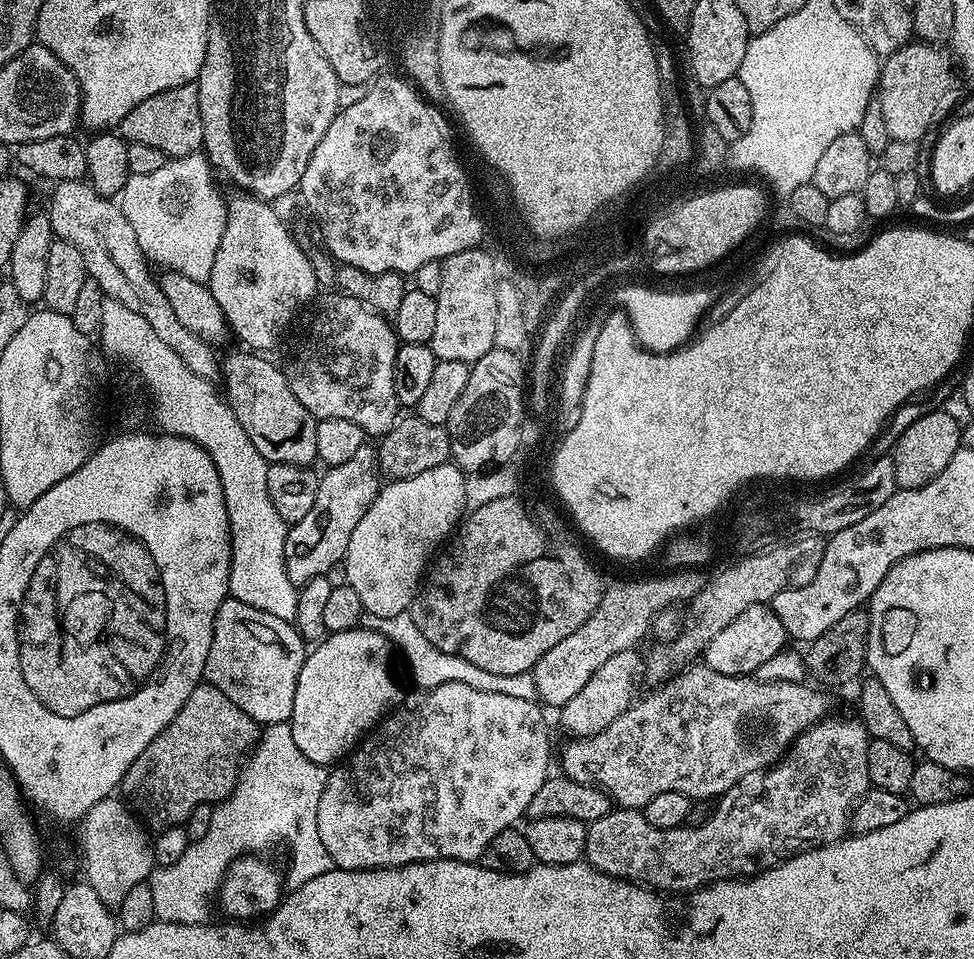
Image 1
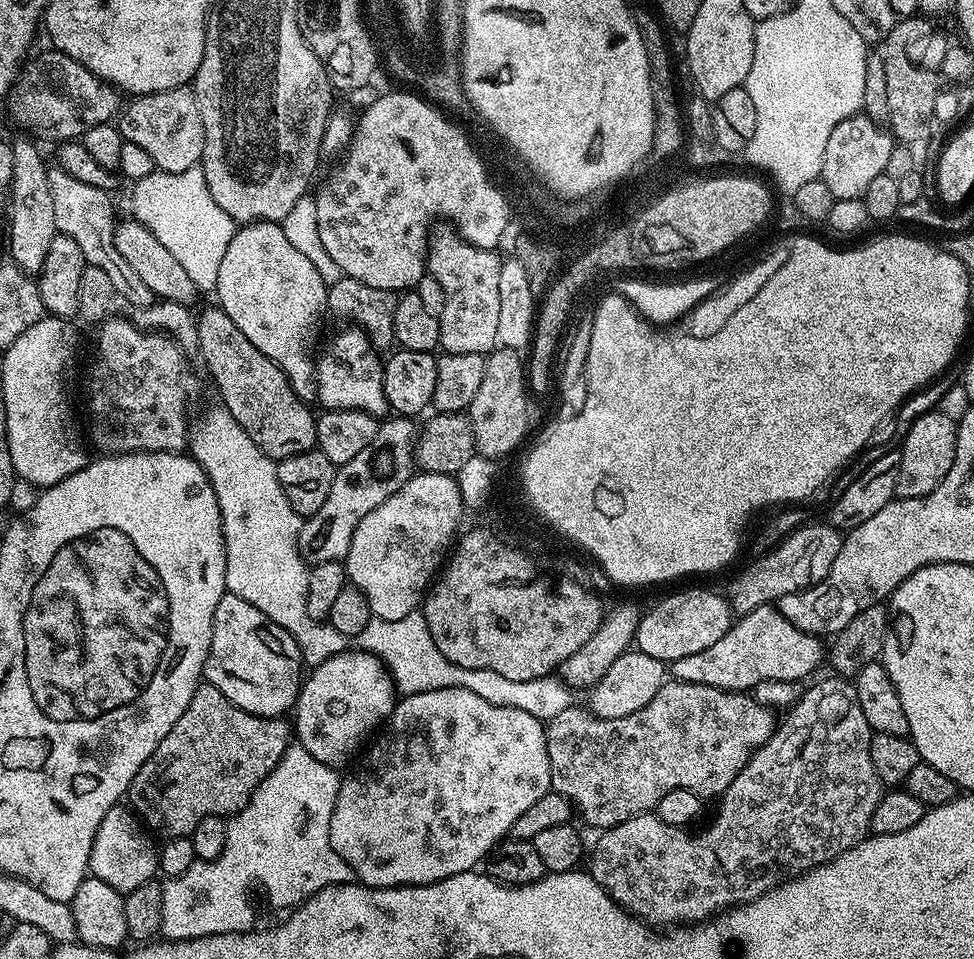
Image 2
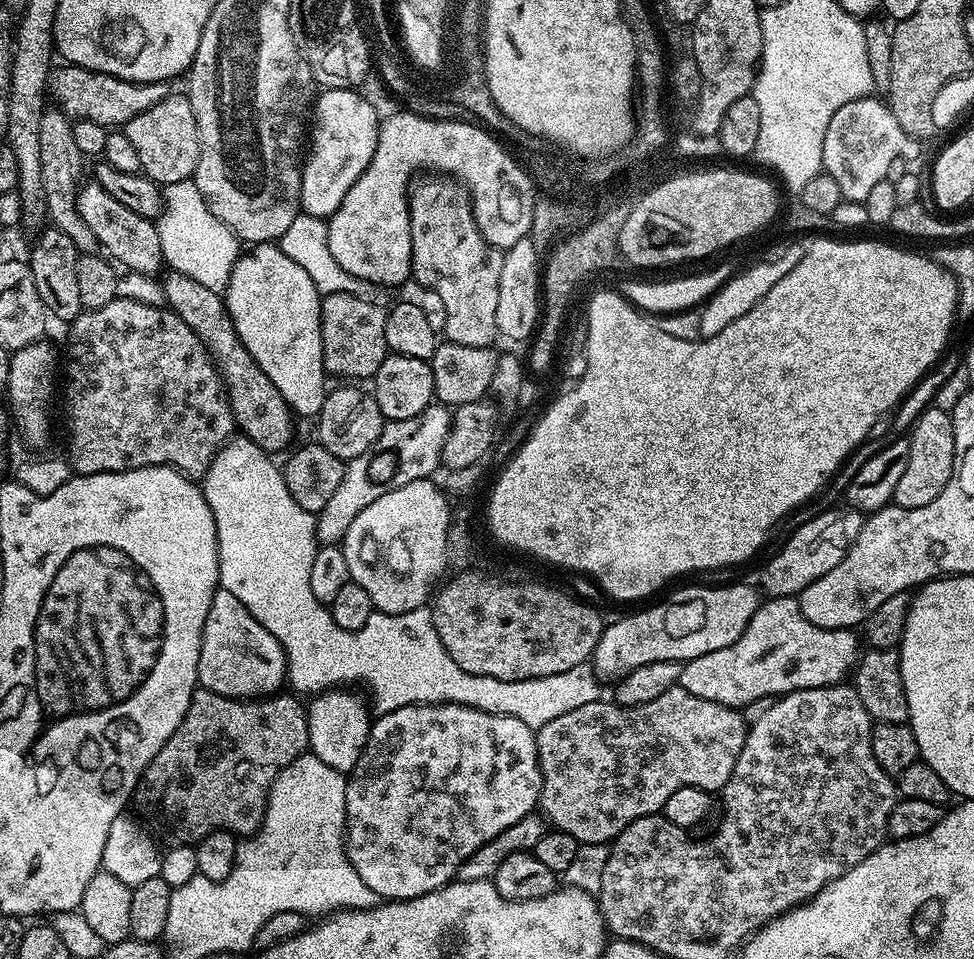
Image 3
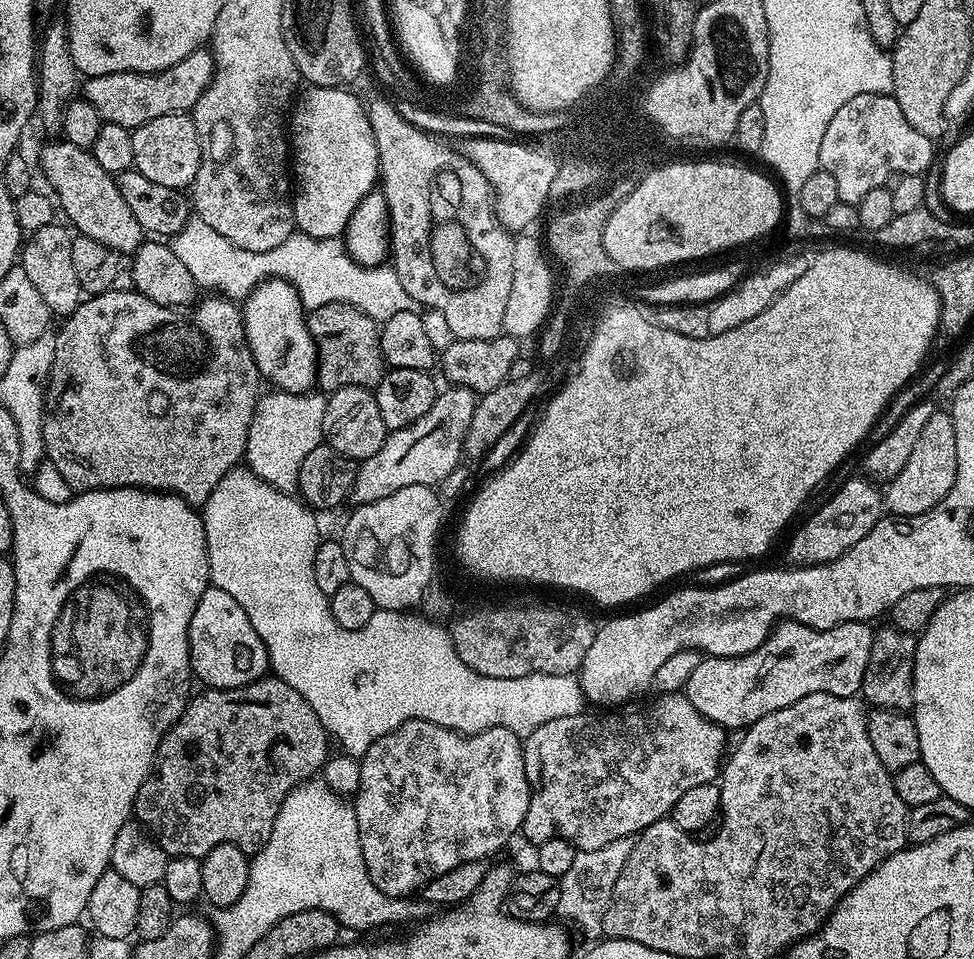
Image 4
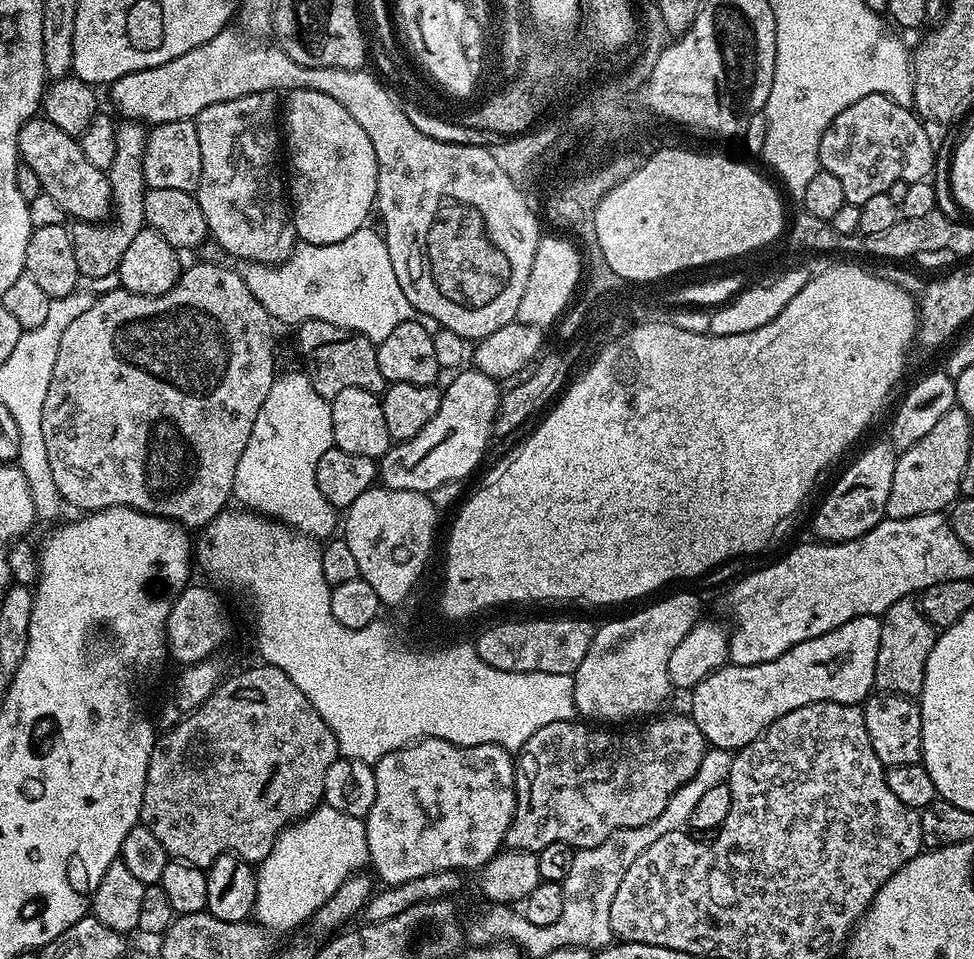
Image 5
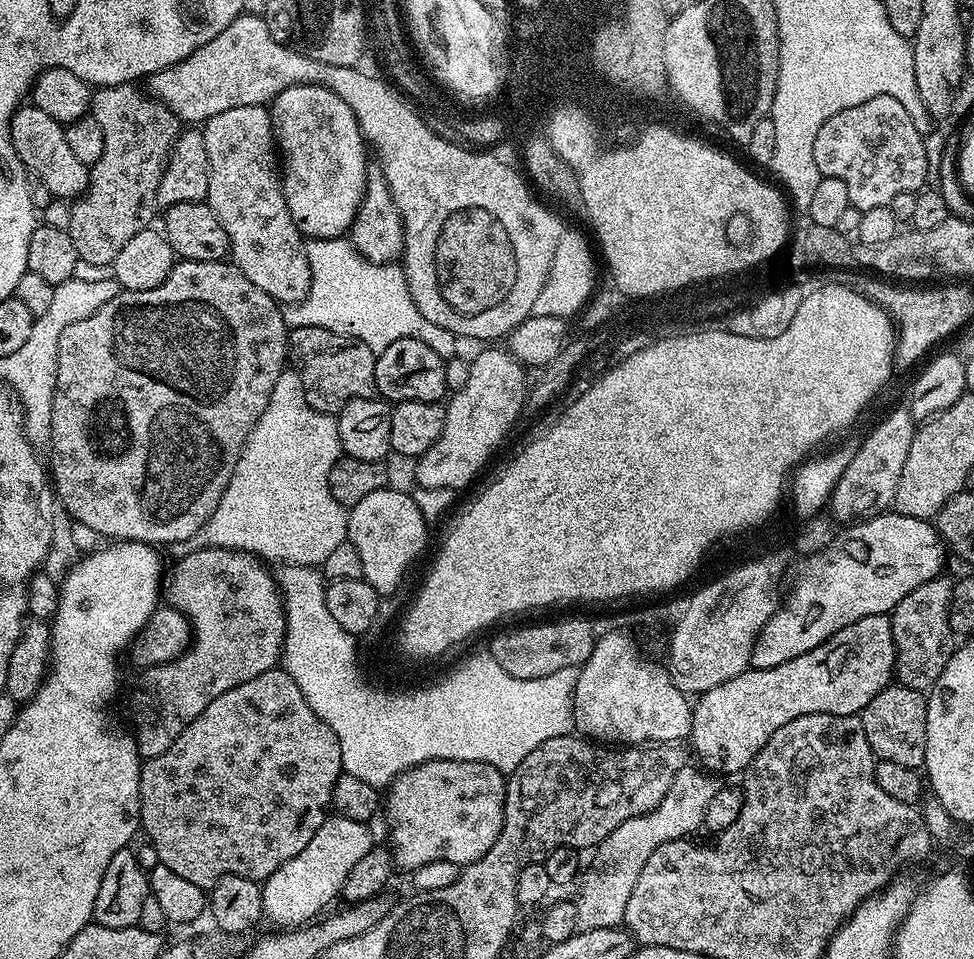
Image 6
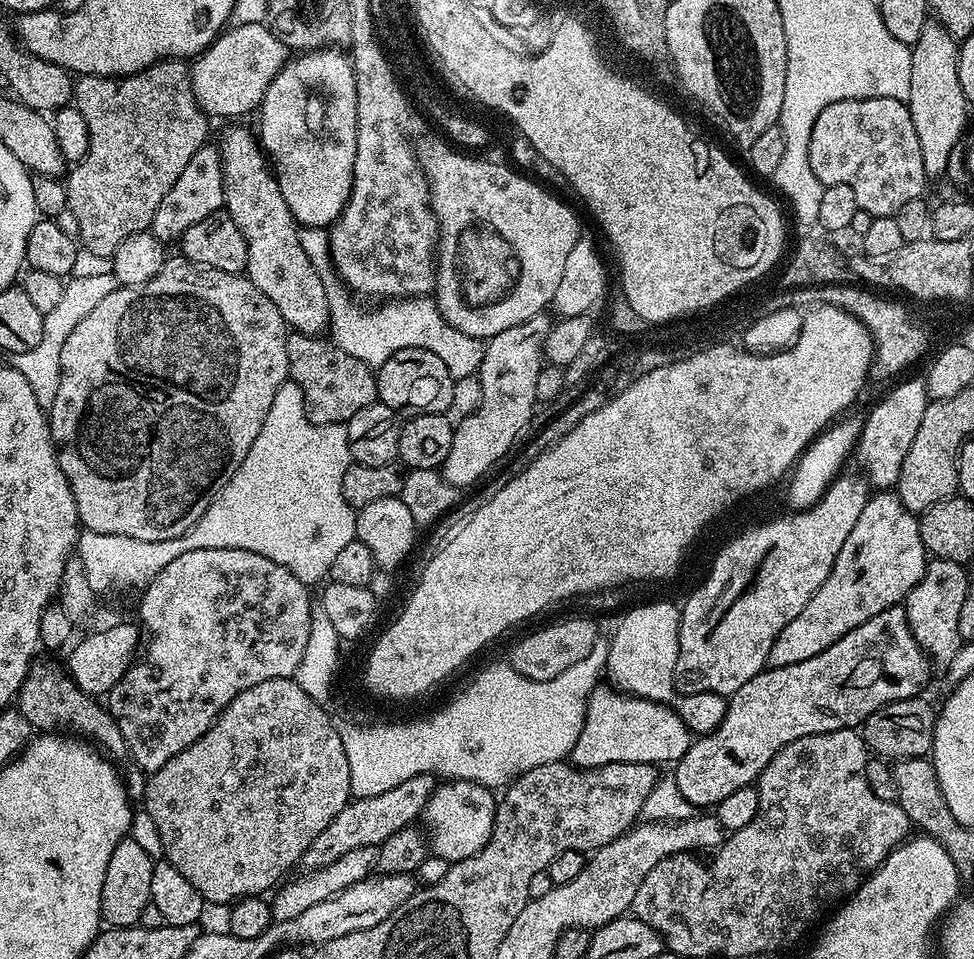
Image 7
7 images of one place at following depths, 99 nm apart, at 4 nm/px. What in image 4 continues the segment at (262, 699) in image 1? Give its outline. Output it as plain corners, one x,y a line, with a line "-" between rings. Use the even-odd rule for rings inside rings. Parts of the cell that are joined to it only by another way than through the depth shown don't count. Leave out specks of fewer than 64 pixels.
211,586
198,598
194,614
190,614
188,627
188,653
192,663
192,674
208,688
237,688
259,680
269,671
268,651
258,638
258,630
250,626
246,610
226,594

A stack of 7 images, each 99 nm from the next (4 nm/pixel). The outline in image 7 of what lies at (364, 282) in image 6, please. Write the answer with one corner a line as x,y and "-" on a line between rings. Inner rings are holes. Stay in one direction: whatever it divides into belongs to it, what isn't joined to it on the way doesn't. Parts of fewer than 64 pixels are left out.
312,228
312,240
306,247
310,262
318,270
324,280
324,287
328,290
328,328
337,348
346,350
346,354
358,358
373,370
379,370
386,358
398,354
398,350
421,348
430,350
430,354
438,354
438,358
446,362
446,370
450,370
454,378
476,376
479,373
484,357
484,344
470,334
462,334
462,330
454,330
454,326
450,326
450,322
442,318
431,299
392,298
381,303
384,304
381,308
372,308
367,312
355,304
357,301
333,269
328,251
328,232

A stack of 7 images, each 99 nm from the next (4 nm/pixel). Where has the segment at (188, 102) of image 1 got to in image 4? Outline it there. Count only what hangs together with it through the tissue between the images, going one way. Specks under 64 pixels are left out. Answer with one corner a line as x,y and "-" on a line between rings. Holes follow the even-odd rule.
189,113
162,114
162,118
153,118
152,121
132,129
132,137
135,171
146,174
150,182
158,182
161,186
191,189
200,169
200,139

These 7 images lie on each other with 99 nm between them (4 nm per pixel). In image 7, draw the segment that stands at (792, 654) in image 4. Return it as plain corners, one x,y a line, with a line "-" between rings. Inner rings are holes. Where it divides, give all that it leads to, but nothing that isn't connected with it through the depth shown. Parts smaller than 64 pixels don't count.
897,606
895,608
882,610
882,614
878,614
866,622
862,622
862,626
858,626
854,630
850,630
850,634
838,638
838,642
826,646
826,650
822,650
822,654
814,654
814,658
806,658
806,662
768,666
754,678
750,678
750,682
746,682
746,686
742,686
742,688
735,692
727,701
724,709
724,717
720,725
717,726
716,731
693,739
690,750
686,750
686,754
681,760
675,761
674,773
678,788
685,798
697,809
707,809
704,808
707,804
709,804
709,806
718,805
722,802
722,798
726,798
726,794
734,794
734,790
755,785
760,779
762,770
764,770
768,763
774,758
774,754
778,754
778,750
782,750
790,742
794,742
803,736
809,736
810,734
822,734
830,730
838,730
839,728
856,728
857,726
863,725
865,718
870,714
874,714
874,710
878,710
882,706
886,706
895,700
921,695
921,693
925,691
923,688
927,686
928,675
930,675
931,672
934,672
933,665
930,663
928,657
924,655
919,642
914,638
910,626
906,622
906,614
904,613
903,607

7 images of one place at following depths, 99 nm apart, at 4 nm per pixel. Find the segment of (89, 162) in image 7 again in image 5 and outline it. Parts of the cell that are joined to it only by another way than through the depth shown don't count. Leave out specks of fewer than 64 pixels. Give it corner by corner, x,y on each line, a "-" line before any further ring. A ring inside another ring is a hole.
124,120
116,125
116,137
118,150
114,153
111,168
107,171
108,181
112,187
112,216
115,218
99,224
76,222
70,228
74,242
74,259
78,261
78,270
85,281
104,280
111,272
112,275
119,273
122,254
126,254
126,246
130,246
134,234
140,232
141,221
144,218
146,185
142,158
148,132
143,123

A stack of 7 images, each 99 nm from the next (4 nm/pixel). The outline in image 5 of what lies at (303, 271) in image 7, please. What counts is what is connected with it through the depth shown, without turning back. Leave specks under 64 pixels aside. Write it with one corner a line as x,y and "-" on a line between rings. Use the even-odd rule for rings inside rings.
259,92
256,96
243,96
234,98
228,102
206,106
196,115
196,129
198,130
198,146
202,146
202,178
200,184
194,193
198,205
202,208
202,214
205,215
206,226
210,233
211,239
216,239
216,244
224,252
229,252
232,256
237,256
240,262
250,264
281,264
287,260
292,249
298,243
296,227
292,225
292,213
290,211
289,201
286,199
286,184
282,179
282,172
276,169
276,151
282,148
282,132
278,127
278,104
276,108
277,97
275,95

